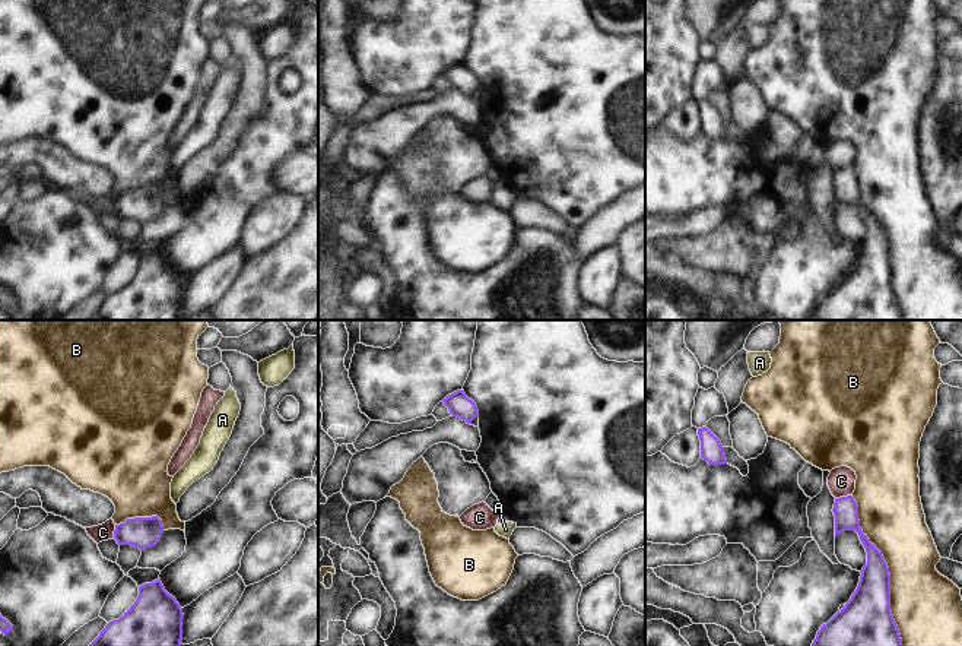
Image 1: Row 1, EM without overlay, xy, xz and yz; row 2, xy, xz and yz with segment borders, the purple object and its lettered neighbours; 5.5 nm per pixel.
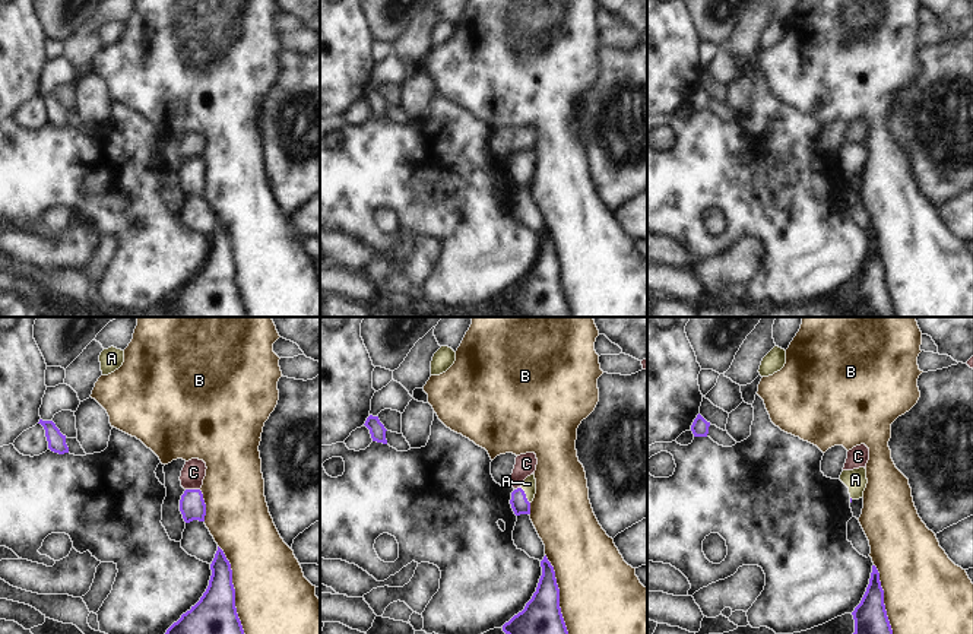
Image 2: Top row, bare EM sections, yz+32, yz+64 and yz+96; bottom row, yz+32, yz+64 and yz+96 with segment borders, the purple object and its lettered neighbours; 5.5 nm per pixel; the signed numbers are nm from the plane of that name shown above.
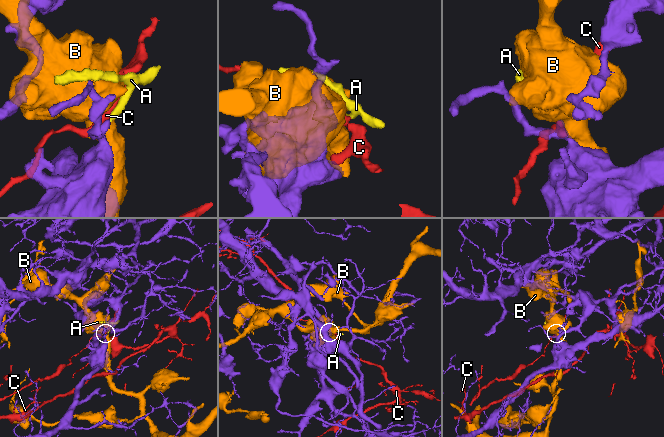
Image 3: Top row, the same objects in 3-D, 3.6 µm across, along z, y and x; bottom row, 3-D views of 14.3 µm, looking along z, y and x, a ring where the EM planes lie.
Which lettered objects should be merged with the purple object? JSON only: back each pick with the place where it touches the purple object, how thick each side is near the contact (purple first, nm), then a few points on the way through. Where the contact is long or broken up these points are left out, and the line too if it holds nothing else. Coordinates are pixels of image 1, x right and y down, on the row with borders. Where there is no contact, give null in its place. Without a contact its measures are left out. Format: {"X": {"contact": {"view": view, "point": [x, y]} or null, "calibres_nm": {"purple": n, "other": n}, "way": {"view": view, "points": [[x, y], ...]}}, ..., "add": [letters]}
{"A": {"contact": {"view": "xz", "point": [499, 521]}, "calibres_nm": {"purple": 20, "other": 90}, "way": {"view": "xz", "points": [[499, 519], [499, 521], [505, 529]]}}, "add": ["A"]}

